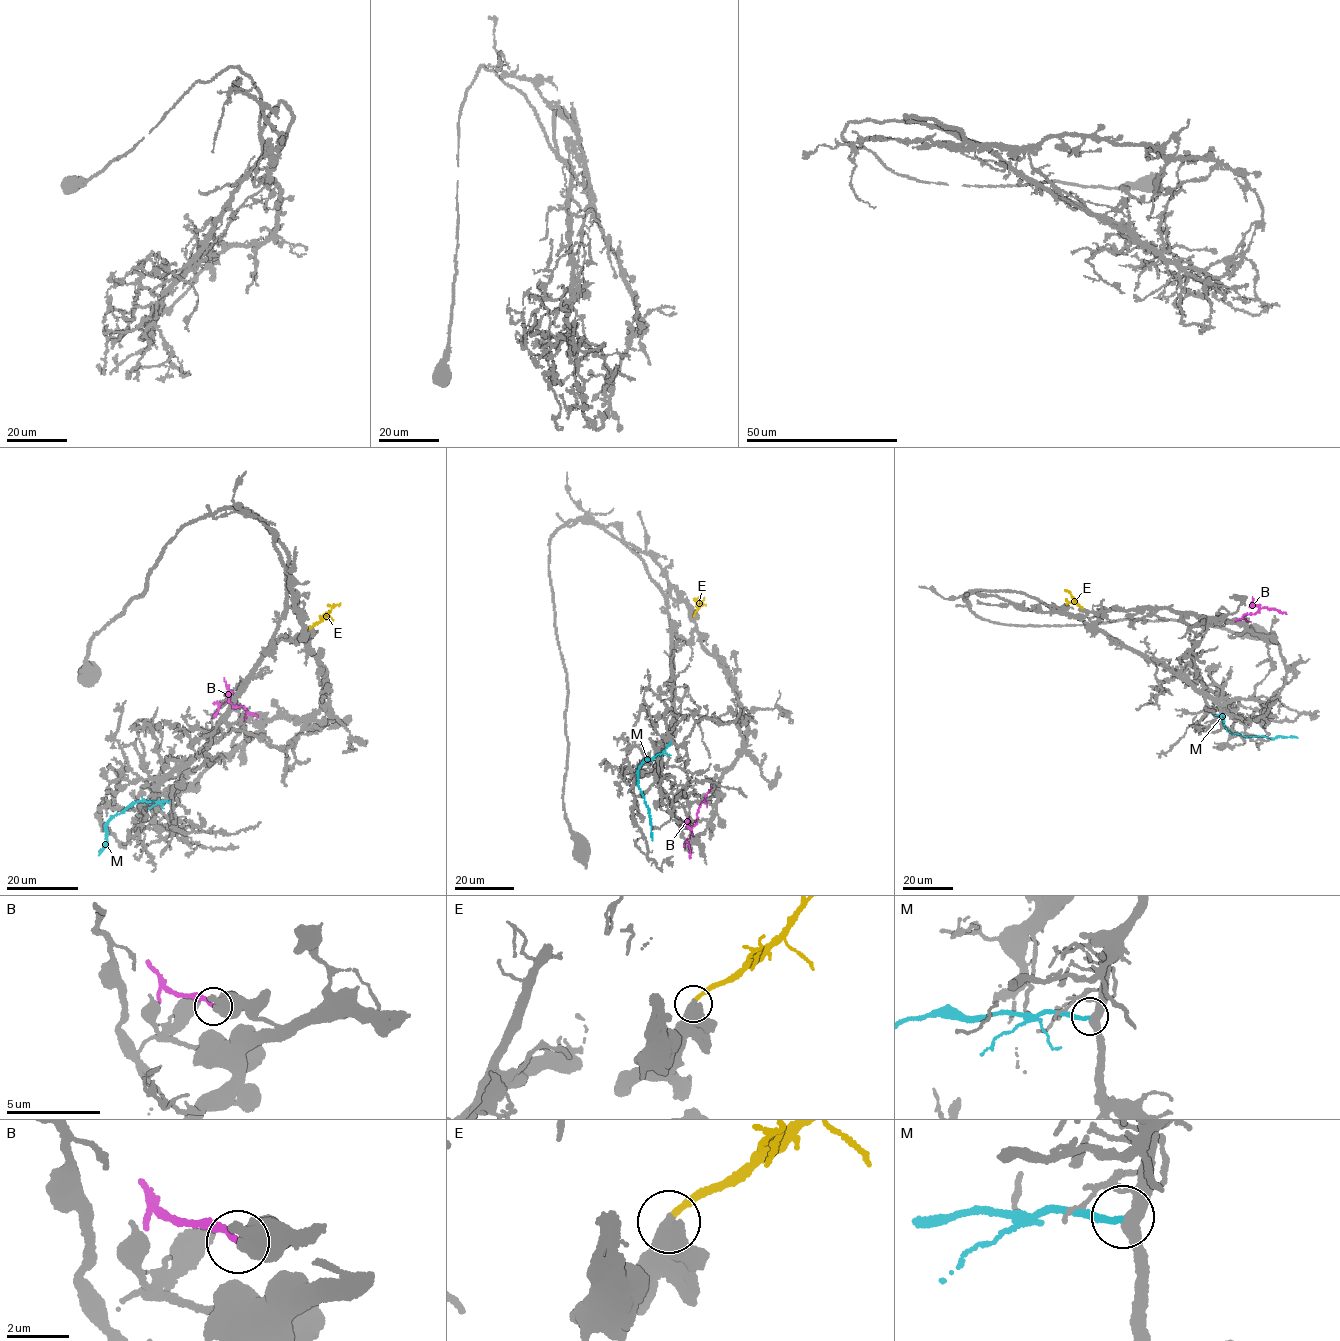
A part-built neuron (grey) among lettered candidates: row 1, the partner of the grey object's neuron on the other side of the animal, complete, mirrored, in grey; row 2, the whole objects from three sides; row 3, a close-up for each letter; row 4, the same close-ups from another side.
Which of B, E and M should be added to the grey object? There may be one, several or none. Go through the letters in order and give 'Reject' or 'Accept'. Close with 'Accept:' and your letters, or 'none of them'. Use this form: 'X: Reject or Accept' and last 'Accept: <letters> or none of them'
B: Reject
E: Reject
M: Reject
Accept: none of them

